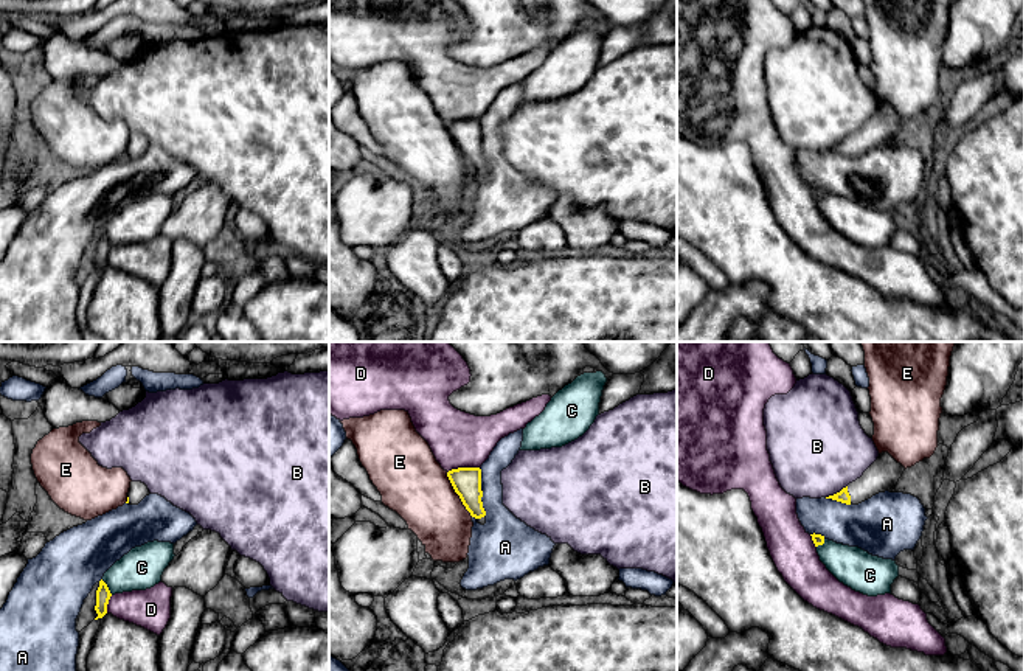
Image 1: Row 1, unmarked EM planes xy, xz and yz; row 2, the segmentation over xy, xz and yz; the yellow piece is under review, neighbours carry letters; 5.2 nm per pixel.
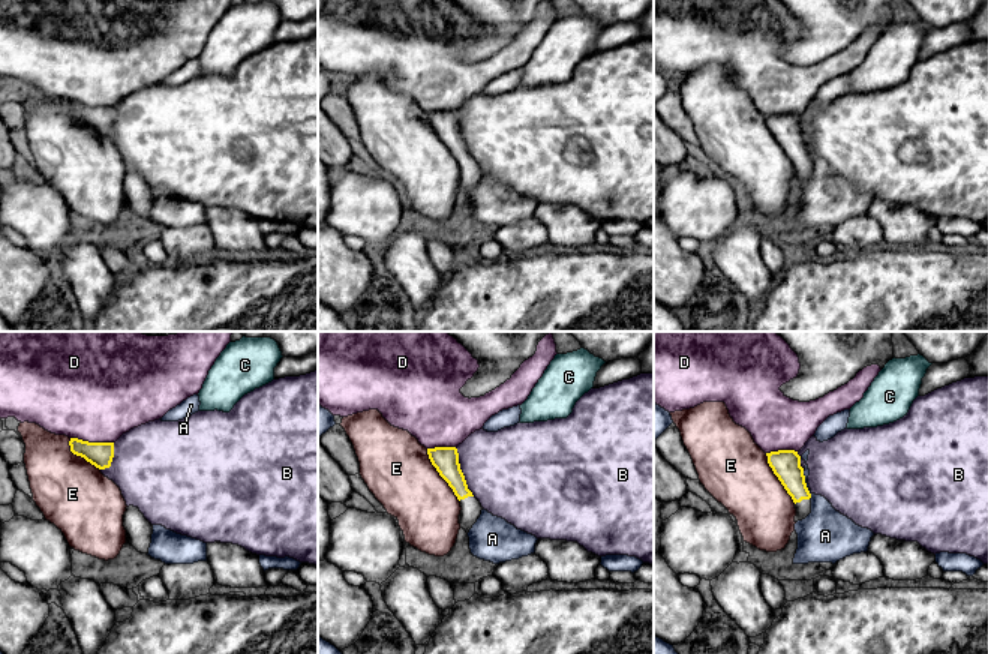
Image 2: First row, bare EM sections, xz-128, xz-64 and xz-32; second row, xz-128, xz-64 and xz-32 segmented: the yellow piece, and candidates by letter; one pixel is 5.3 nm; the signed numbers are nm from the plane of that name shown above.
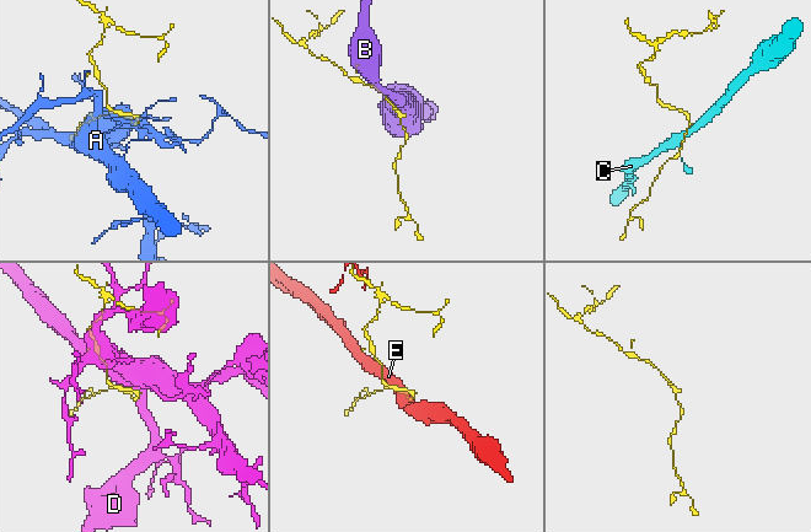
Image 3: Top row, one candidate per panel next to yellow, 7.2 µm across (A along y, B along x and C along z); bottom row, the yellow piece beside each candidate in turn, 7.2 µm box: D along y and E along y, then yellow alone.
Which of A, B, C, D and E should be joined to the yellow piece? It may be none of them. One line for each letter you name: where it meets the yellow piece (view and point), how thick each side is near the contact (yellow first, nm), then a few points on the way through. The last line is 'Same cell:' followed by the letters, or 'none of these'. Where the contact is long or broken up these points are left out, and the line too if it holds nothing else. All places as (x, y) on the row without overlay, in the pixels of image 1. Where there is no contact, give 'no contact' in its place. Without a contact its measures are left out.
Same cell: none of these

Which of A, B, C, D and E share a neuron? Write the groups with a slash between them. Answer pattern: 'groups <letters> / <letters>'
groups A / B / C / D / E

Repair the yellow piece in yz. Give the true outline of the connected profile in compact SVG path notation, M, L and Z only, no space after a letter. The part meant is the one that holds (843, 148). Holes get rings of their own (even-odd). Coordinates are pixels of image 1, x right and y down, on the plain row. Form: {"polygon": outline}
{"polygon": "M882 104L860 130L826 151L832 151L846 157L858 157L872 148L889 143L893 138L896 138L903 123L905 120L888 104Z"}

